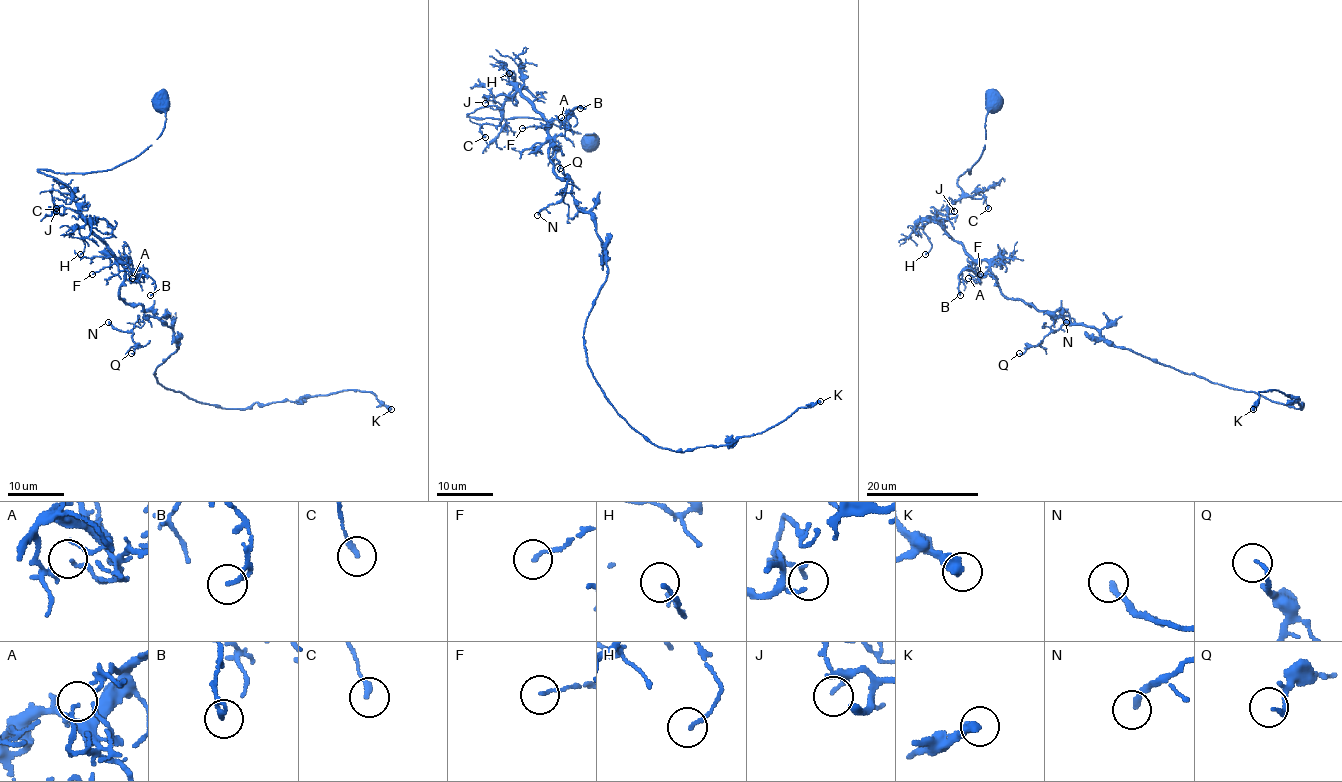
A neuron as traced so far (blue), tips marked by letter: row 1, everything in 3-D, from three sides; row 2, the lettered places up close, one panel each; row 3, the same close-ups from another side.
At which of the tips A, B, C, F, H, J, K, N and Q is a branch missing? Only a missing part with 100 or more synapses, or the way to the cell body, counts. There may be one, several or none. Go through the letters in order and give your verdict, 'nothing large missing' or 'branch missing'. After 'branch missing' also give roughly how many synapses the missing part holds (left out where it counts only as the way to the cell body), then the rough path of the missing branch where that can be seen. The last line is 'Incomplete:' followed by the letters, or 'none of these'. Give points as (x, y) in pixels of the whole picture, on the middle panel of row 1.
A: nothing large missing
B: nothing large missing
C: nothing large missing
F: nothing large missing
H: nothing large missing
J: nothing large missing
K: nothing large missing
N: nothing large missing
Q: nothing large missing
Incomplete: none of these

